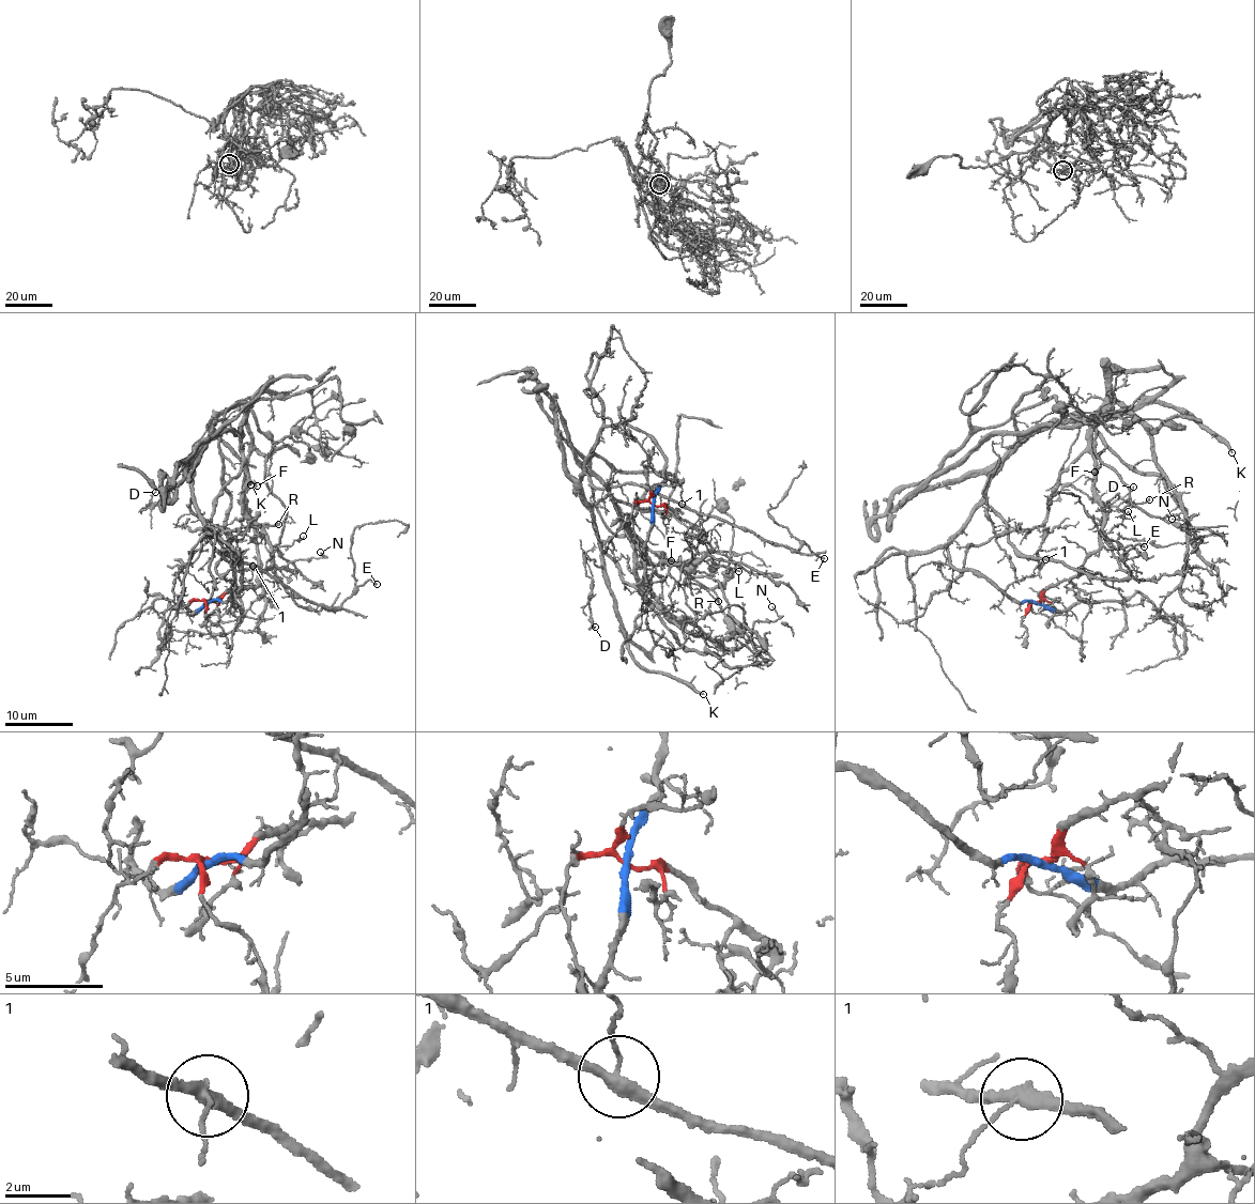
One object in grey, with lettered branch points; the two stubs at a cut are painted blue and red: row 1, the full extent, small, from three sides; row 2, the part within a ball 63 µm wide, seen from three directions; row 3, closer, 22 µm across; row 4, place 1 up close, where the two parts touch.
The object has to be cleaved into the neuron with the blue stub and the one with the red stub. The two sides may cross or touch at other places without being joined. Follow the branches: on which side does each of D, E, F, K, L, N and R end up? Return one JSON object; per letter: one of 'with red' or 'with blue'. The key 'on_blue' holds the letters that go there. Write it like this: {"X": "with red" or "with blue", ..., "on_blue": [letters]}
{"D": "with blue", "E": "with blue", "F": "with red", "K": "with blue", "L": "with red", "N": "with blue", "R": "with red", "on_blue": ["D", "E", "K", "N"]}

